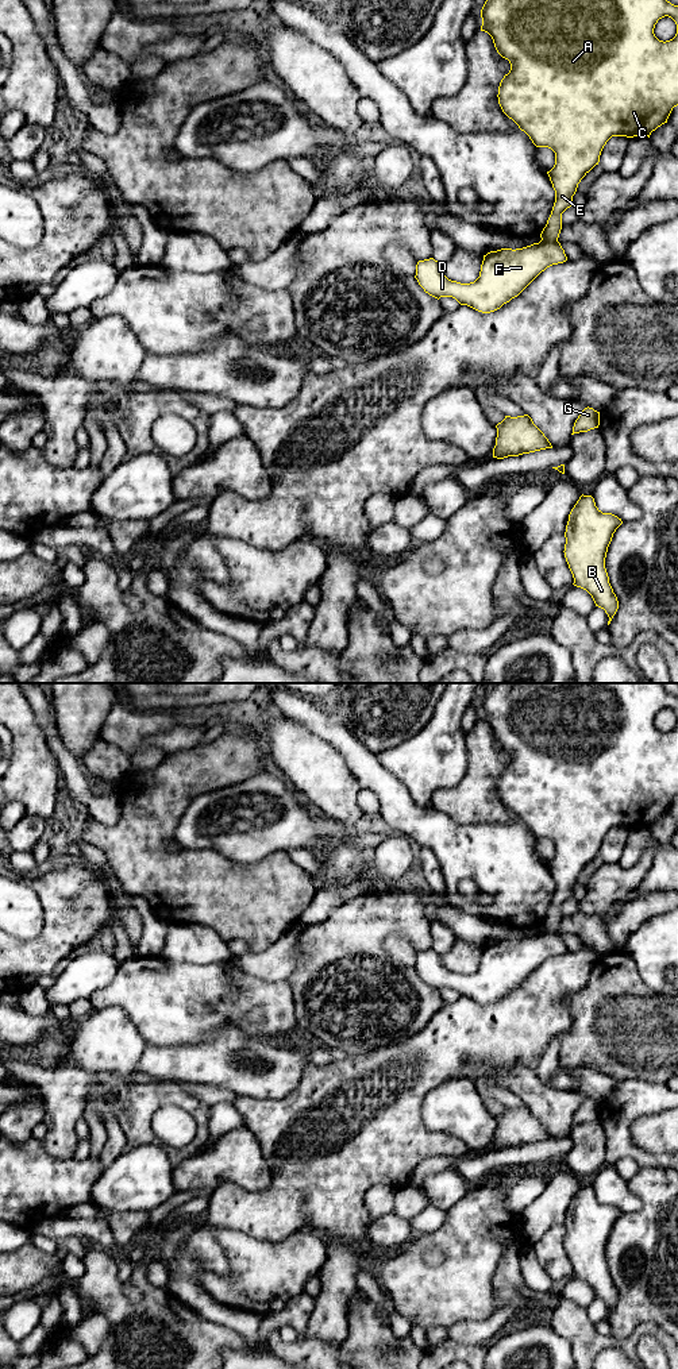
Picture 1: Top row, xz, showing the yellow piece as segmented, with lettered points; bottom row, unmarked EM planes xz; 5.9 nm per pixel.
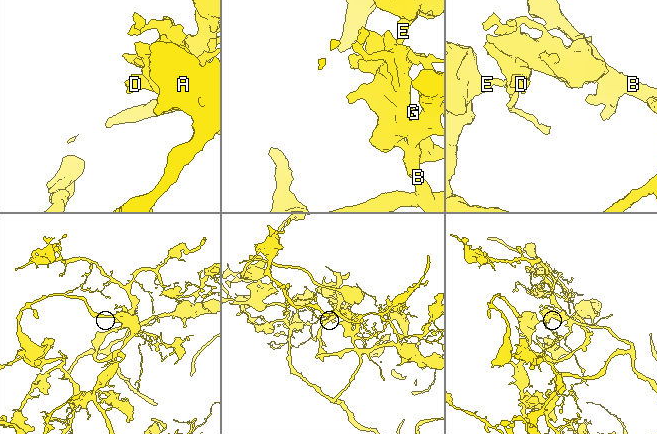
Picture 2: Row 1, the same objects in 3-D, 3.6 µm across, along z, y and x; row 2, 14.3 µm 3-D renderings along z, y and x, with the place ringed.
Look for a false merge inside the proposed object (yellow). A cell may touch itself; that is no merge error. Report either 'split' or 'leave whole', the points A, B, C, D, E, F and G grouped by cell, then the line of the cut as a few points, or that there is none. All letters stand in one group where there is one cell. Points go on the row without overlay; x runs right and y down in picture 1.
split | A C E / B D F G | xz (542, 930), (557, 933)

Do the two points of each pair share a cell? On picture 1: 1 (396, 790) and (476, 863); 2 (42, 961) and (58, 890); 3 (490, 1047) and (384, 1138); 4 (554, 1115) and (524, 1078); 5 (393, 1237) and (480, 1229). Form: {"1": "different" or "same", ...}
{"1": "same", "2": "same", "3": "same", "4": "same", "5": "different"}

